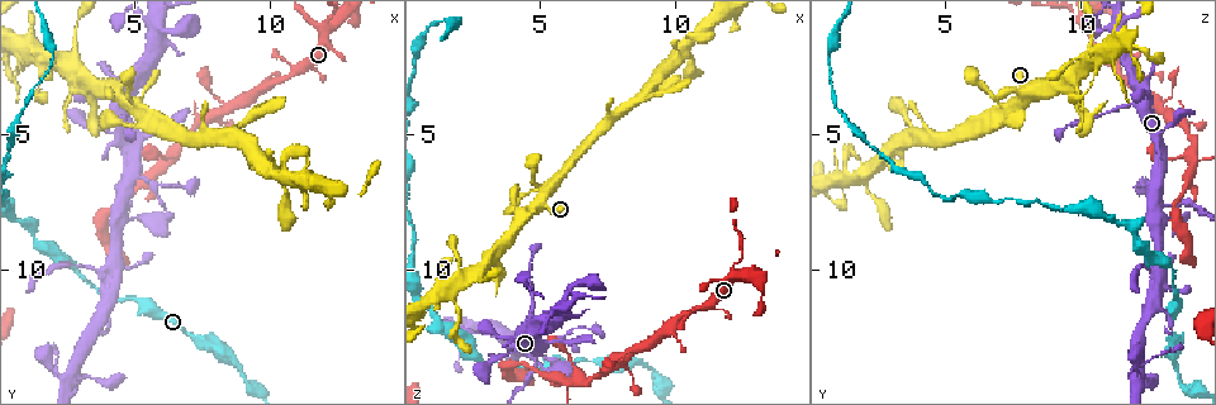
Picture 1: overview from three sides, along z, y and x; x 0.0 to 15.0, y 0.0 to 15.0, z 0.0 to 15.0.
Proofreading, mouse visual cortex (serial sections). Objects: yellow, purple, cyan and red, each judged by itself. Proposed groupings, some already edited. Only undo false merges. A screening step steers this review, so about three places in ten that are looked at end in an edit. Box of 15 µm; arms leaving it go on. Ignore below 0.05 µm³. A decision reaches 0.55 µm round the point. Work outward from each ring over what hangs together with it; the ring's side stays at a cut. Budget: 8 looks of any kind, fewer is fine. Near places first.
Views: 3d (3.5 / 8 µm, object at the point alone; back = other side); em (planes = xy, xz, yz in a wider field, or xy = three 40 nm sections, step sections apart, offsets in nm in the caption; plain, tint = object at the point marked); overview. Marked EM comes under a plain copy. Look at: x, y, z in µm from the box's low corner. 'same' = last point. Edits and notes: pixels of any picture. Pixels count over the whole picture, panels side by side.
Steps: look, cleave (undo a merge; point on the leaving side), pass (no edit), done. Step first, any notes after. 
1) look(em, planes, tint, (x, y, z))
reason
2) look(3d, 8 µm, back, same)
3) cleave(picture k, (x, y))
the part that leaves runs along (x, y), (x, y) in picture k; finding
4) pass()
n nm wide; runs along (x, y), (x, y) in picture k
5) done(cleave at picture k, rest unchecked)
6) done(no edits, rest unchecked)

look(3d, 8 µm, (12.2, 1.1, 10.4))
a fork

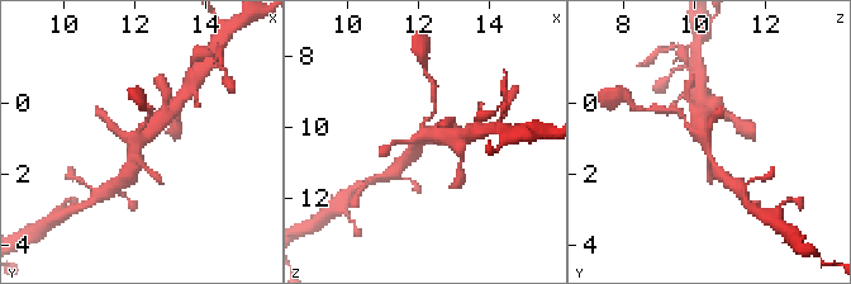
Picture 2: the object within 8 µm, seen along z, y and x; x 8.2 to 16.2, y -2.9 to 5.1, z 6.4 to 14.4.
look(em, xy, step 3, tint, (12.1, 1.1, 10.3))

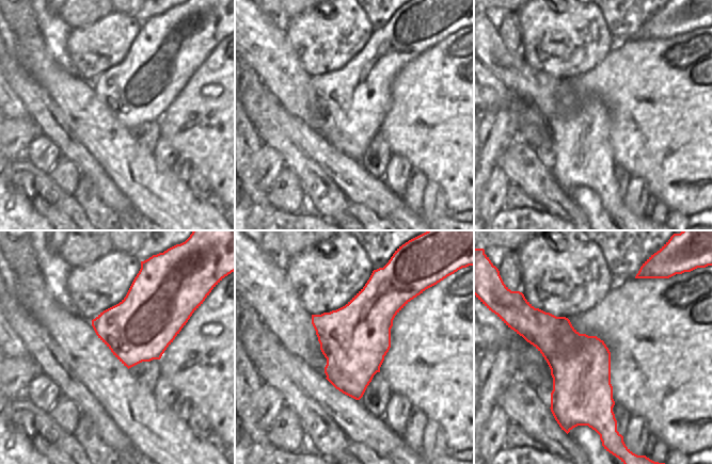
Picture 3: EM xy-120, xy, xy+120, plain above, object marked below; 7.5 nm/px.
pass()
runs along (127, 175), (143, 132), (162, 116) in picture 2; one cell here

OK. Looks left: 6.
look(3d, 8 µm, (8.6, 4.0, 13.0))
three arms meet

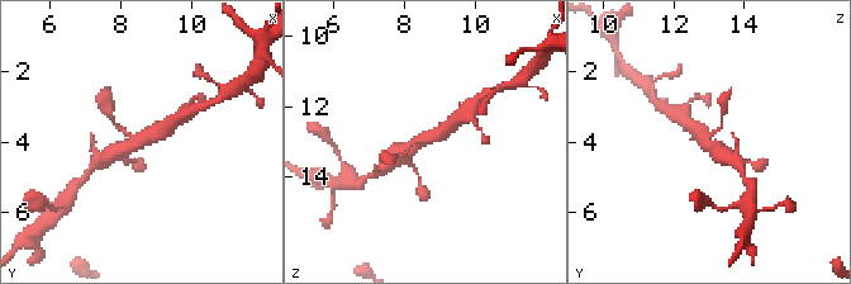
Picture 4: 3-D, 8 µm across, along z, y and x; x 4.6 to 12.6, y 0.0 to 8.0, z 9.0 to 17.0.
look(3d, 3.5 µm, (8.5, 4.0, 13.0))

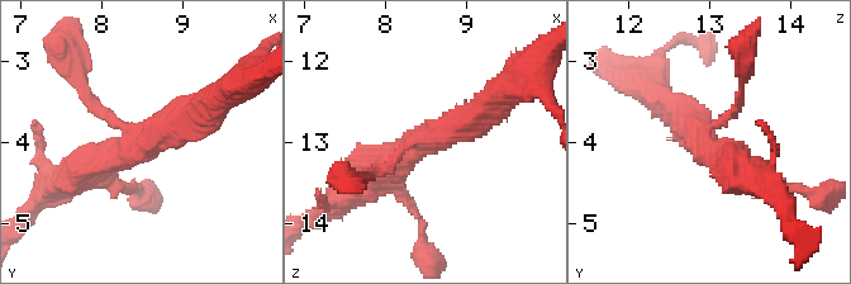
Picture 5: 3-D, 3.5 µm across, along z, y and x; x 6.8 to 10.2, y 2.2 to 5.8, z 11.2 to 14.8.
look(em, xy, step 1, tint, (8.55, 4.05, 12.95))
3 arms; arms of 150, 400, 400 nm

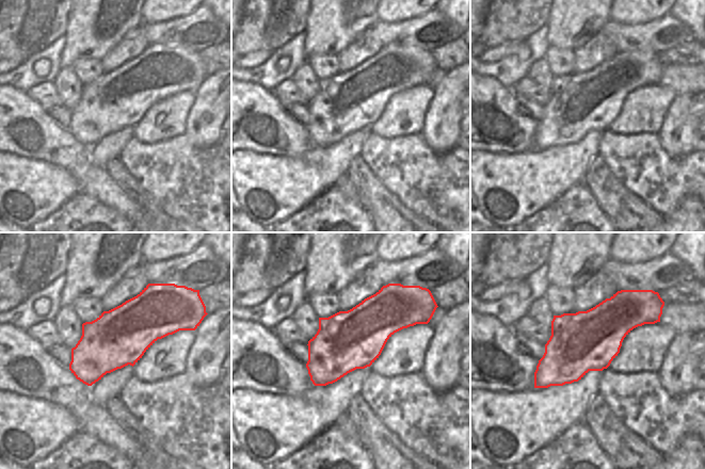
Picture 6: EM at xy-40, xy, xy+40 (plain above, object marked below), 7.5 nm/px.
pass()
all the same cell

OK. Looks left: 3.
look(3d, 3.5 µm, (4.3, 9.8, 13.0))

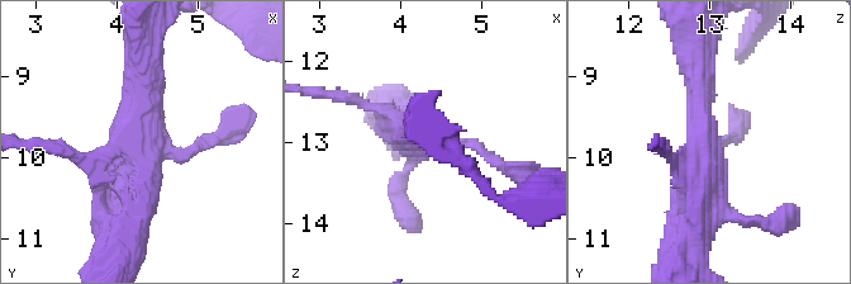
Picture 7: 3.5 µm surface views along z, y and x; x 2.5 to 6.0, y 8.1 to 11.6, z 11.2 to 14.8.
look(em, xy, step 5, tint, (4.25, 9.80, 12.95))
need the tissue

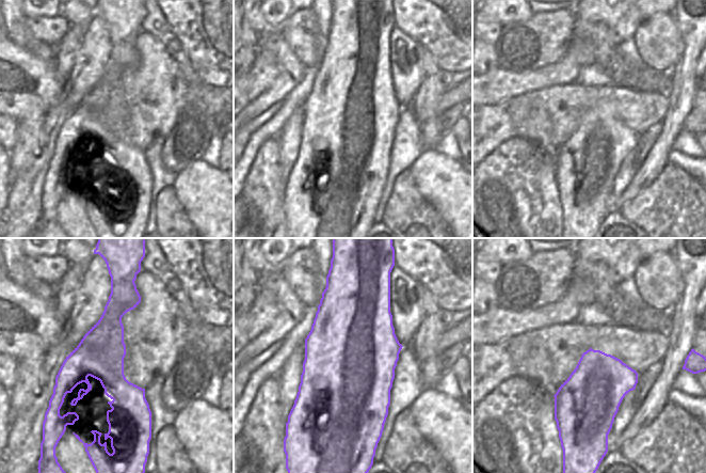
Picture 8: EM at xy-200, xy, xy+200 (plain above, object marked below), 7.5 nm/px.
pass()
runs along (114, 292), (114, 424) in picture 8; all the same cell

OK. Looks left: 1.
done(no edits, rest unchecked)

